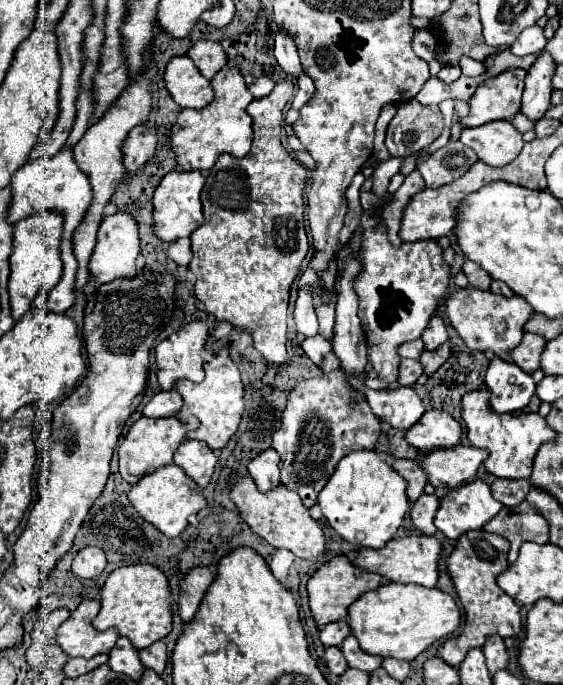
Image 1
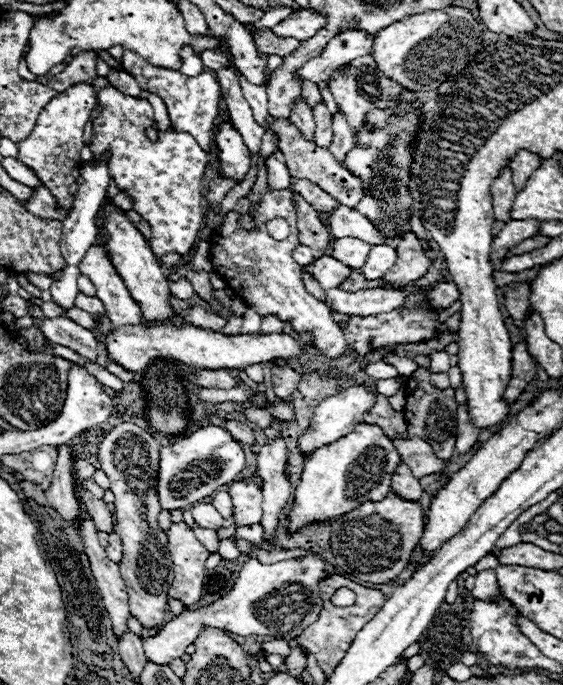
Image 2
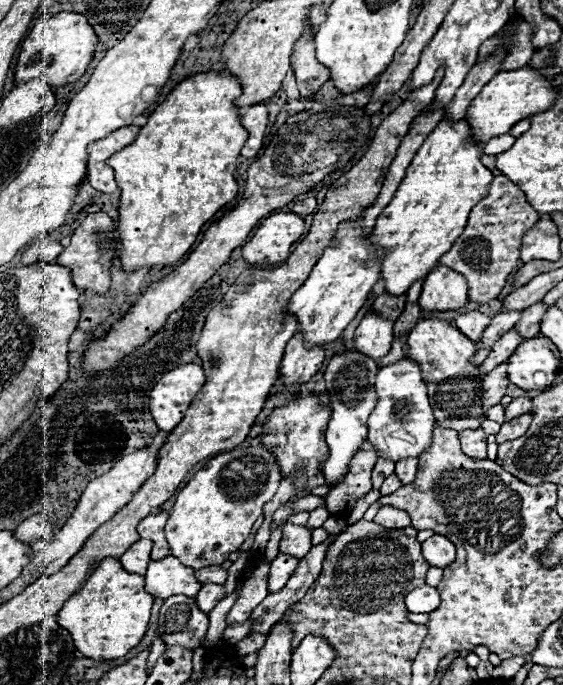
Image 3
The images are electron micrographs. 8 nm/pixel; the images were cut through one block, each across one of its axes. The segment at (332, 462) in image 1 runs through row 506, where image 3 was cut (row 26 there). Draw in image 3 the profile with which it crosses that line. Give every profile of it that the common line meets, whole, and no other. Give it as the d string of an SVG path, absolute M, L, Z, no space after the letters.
M310 24L306 26L302 38L296 42L294 54L292 54L290 60L294 64L294 74L296 74L300 96L304 96L304 98L314 96L324 86L324 82L330 80L328 68L324 68L316 60L316 54L314 54L314 36L310 32Z

